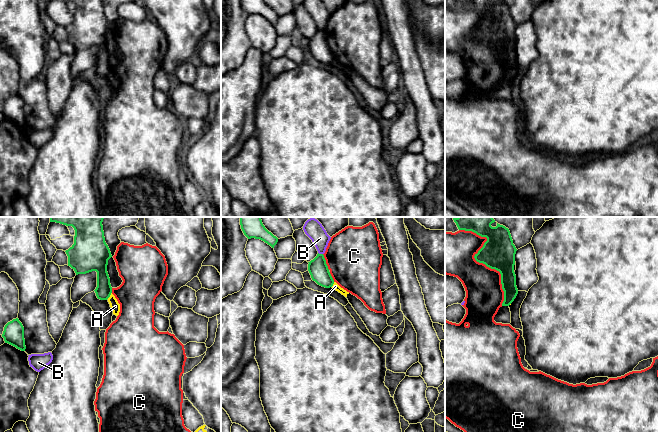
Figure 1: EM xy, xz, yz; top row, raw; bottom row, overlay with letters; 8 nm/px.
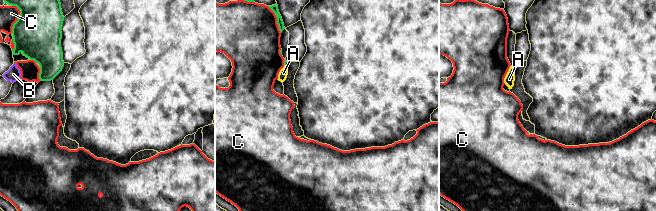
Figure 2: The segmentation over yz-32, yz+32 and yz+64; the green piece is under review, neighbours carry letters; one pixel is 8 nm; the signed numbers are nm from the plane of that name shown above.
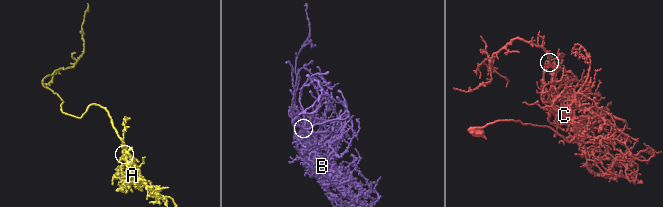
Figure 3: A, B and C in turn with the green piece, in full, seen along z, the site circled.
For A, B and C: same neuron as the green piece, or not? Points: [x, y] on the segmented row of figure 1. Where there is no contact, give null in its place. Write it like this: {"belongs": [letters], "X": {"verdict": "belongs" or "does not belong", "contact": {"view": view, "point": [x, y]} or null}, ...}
{"belongs": [], "A": {"verdict": "does not belong", "contact": {"view": "xy", "point": [110, 294]}}, "B": {"verdict": "does not belong", "contact": {"view": "xz", "point": [320, 254]}}, "C": {"verdict": "does not belong", "contact": {"view": "yz", "point": [480, 262]}}}

